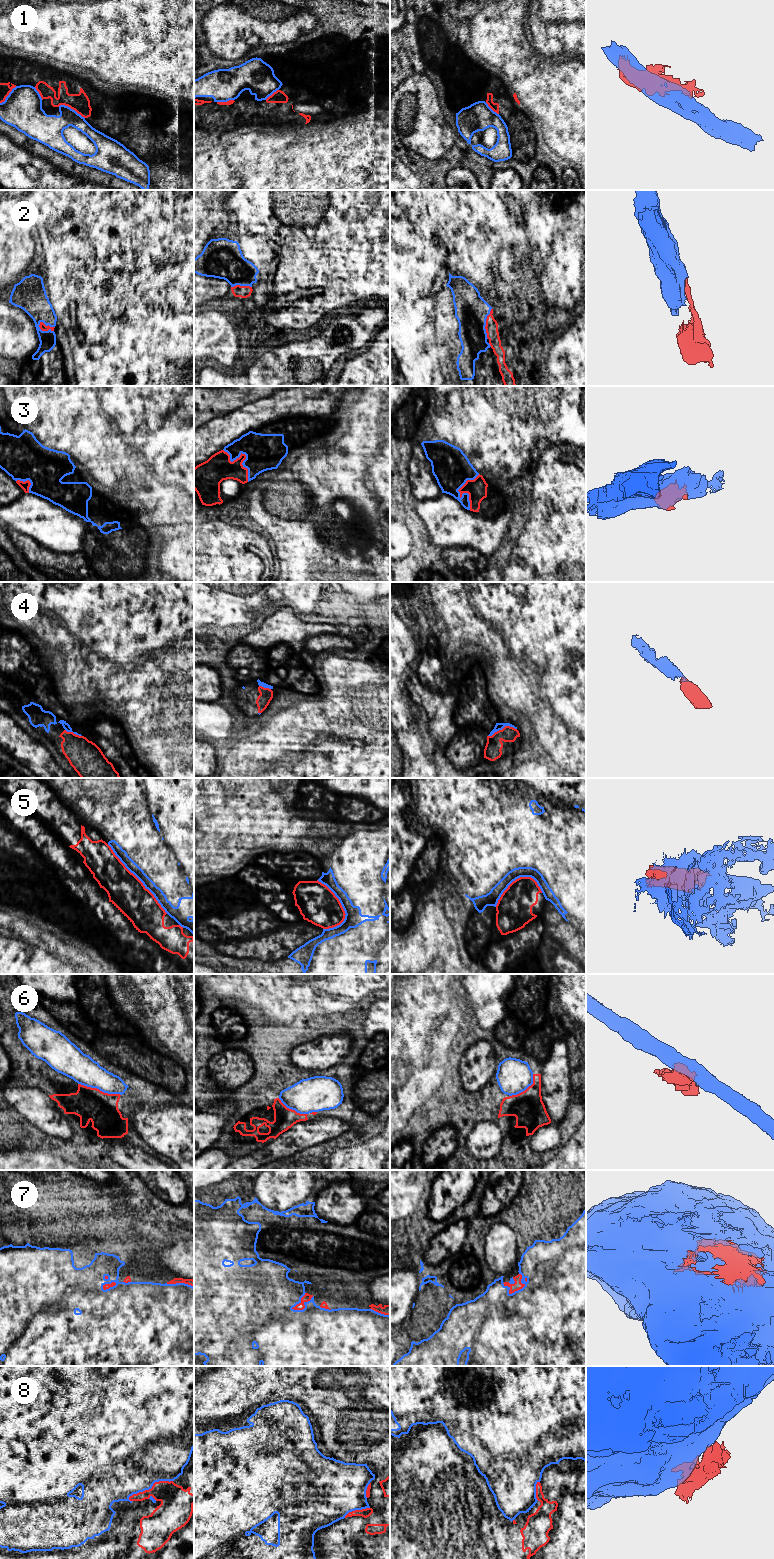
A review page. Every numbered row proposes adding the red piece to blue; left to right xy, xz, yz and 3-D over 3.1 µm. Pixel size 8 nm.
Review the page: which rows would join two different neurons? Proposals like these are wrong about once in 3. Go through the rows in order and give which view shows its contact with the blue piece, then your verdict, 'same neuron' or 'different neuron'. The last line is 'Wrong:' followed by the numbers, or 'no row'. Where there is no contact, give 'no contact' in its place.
1: contact in xy; different neuron
2: contact in xy; same neuron
3: contact in xz; different neuron
4: contact in yz; same neuron
5: contact in xy; different neuron
6: contact in xy; different neuron
7: contact in xz; same neuron
8: contact in xy; different neuron
Wrong: 1, 3, 5, 6, 8

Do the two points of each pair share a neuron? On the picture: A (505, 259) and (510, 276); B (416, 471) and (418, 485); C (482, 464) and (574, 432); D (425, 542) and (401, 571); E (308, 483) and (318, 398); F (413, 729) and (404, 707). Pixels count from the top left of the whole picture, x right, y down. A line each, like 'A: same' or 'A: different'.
A: same
B: same
C: same
D: same
E: different
F: same

